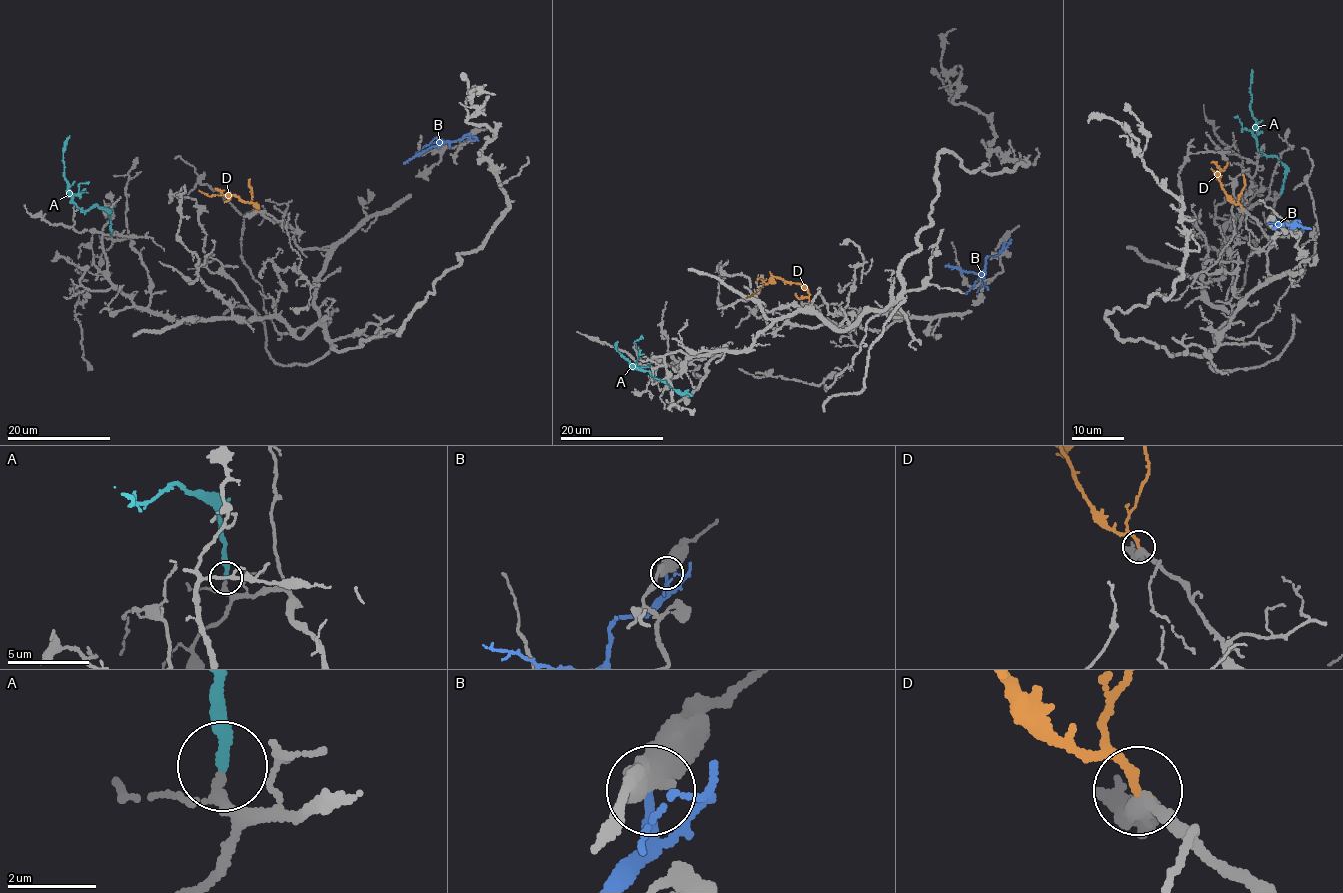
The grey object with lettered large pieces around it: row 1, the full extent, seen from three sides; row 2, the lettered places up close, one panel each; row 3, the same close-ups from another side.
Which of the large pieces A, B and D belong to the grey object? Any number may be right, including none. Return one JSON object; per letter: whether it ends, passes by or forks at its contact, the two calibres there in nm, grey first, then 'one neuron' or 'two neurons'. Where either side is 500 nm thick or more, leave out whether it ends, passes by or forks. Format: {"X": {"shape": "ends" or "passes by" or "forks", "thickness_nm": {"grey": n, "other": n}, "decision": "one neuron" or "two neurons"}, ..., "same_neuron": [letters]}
{"A": {"shape": "ends", "thickness_nm": {"grey": 170, "other": 240}, "decision": "one neuron"}, "B": {"thickness_nm": {"grey": 500, "other": 240}, "decision": "two neurons"}, "D": {"shape": "ends", "thickness_nm": {"grey": 340, "other": 180}, "decision": "one neuron"}, "same_neuron": ["A", "D"]}

